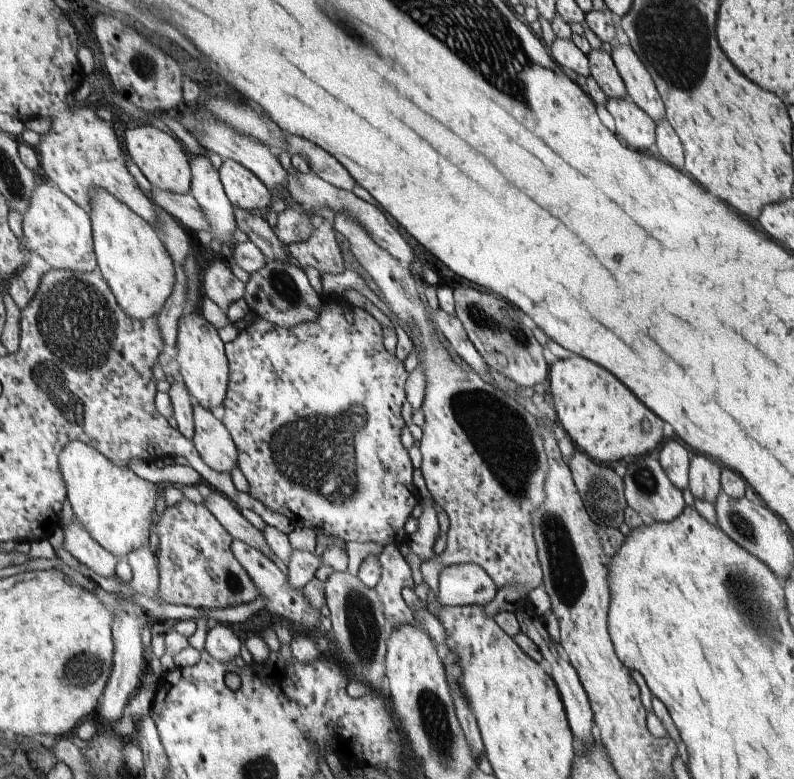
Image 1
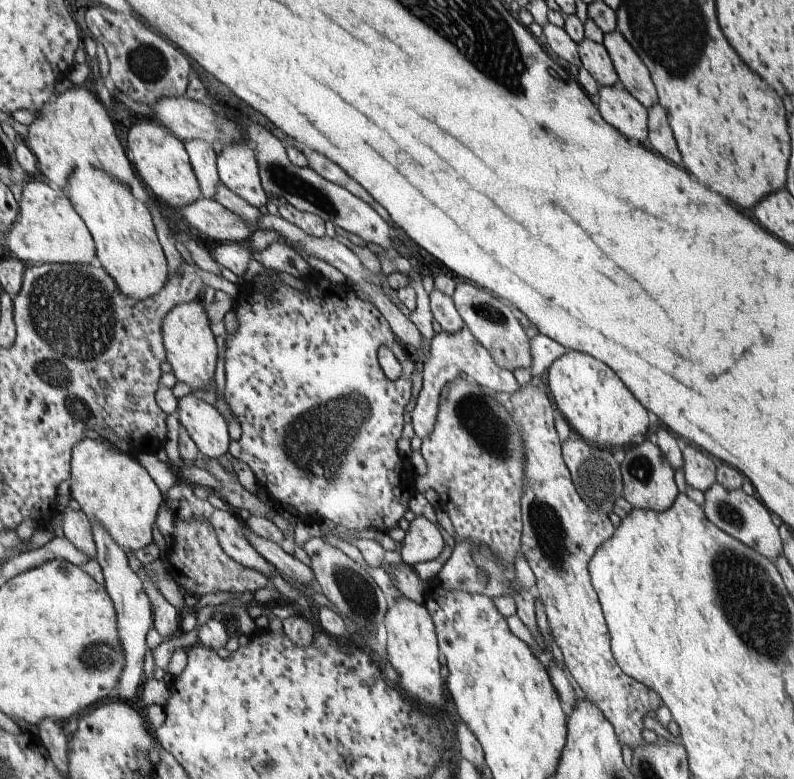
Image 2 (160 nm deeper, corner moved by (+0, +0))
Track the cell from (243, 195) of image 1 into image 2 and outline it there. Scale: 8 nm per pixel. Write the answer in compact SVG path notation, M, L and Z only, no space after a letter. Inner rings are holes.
M246 142L217 148L217 166L221 183L250 206L266 206L268 196L261 184L255 152Z

